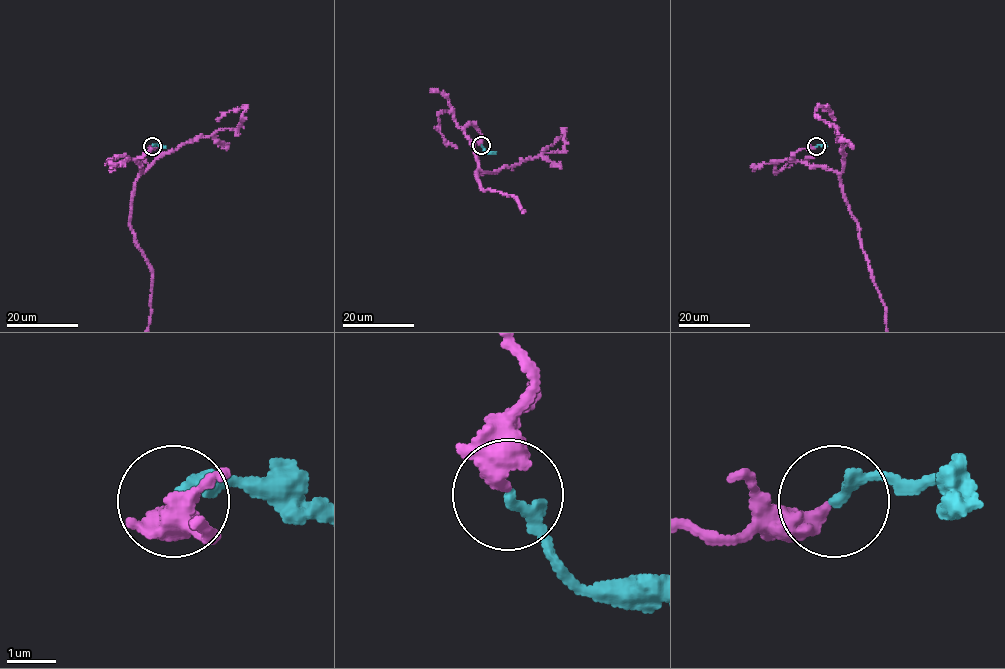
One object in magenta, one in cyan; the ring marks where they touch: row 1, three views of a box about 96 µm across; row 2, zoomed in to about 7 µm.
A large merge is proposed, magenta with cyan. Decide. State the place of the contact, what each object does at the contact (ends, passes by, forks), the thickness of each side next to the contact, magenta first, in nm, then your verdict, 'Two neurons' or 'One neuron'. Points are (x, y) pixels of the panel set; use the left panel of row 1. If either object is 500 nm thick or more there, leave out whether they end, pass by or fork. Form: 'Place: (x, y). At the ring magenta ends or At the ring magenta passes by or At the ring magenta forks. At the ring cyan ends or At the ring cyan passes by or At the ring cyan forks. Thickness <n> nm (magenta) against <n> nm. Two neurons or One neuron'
Place: (152, 146). At the ring magenta ends. At the ring cyan ends. Thickness 400 nm (magenta) against 220 nm. One neuron

